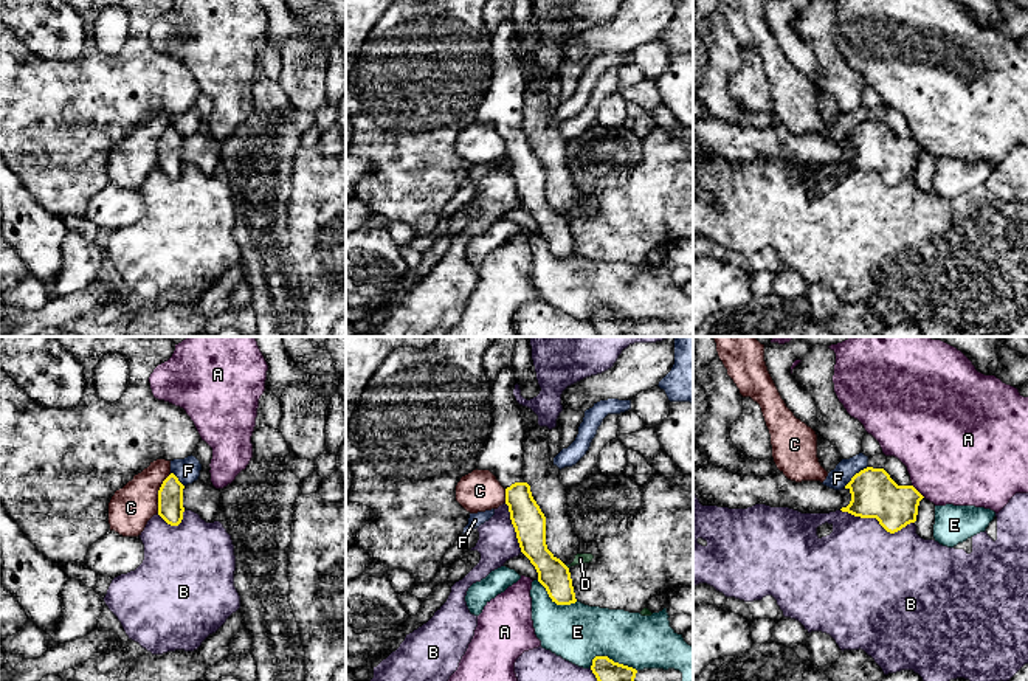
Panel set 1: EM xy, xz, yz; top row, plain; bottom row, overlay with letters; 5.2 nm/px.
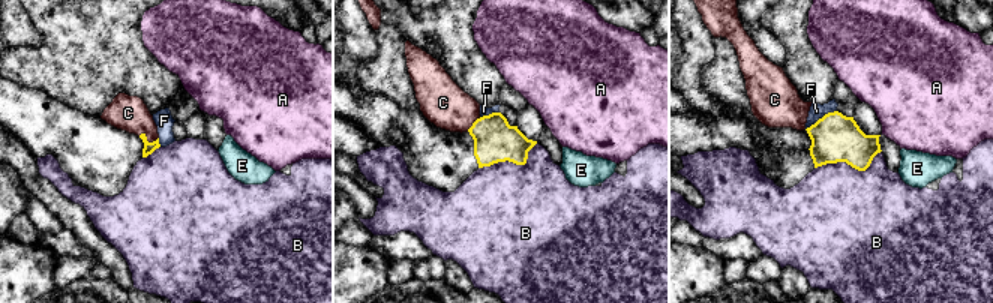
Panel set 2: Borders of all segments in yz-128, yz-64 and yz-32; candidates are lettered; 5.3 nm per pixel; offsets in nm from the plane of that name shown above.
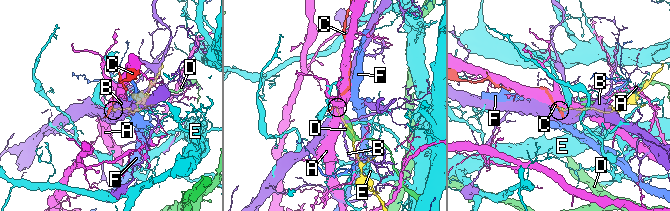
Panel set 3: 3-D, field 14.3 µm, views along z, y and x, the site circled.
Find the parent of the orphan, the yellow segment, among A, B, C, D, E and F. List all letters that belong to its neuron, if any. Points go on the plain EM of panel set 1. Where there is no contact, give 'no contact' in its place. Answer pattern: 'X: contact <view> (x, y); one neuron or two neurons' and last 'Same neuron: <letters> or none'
A: contact yz (917, 143); two neurons
B: contact yz (878, 172); two neurons
C: contact xy (158, 146); two neurons
D: contact xz (566, 219); two neurons
E: contact xz (555, 255); two neurons
F: contact yz (855, 127); two neurons
Same neuron: none

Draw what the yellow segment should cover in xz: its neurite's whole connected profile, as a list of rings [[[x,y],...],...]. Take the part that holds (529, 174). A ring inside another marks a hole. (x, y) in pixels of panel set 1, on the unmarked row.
[[[512,20],[502,22],[490,36],[493,73],[476,121],[490,123],[505,141],[505,157],[521,205],[538,225],[538,234],[557,258],[575,256],[569,220],[546,197],[546,169],[523,130],[527,79],[513,48],[516,37]]]

